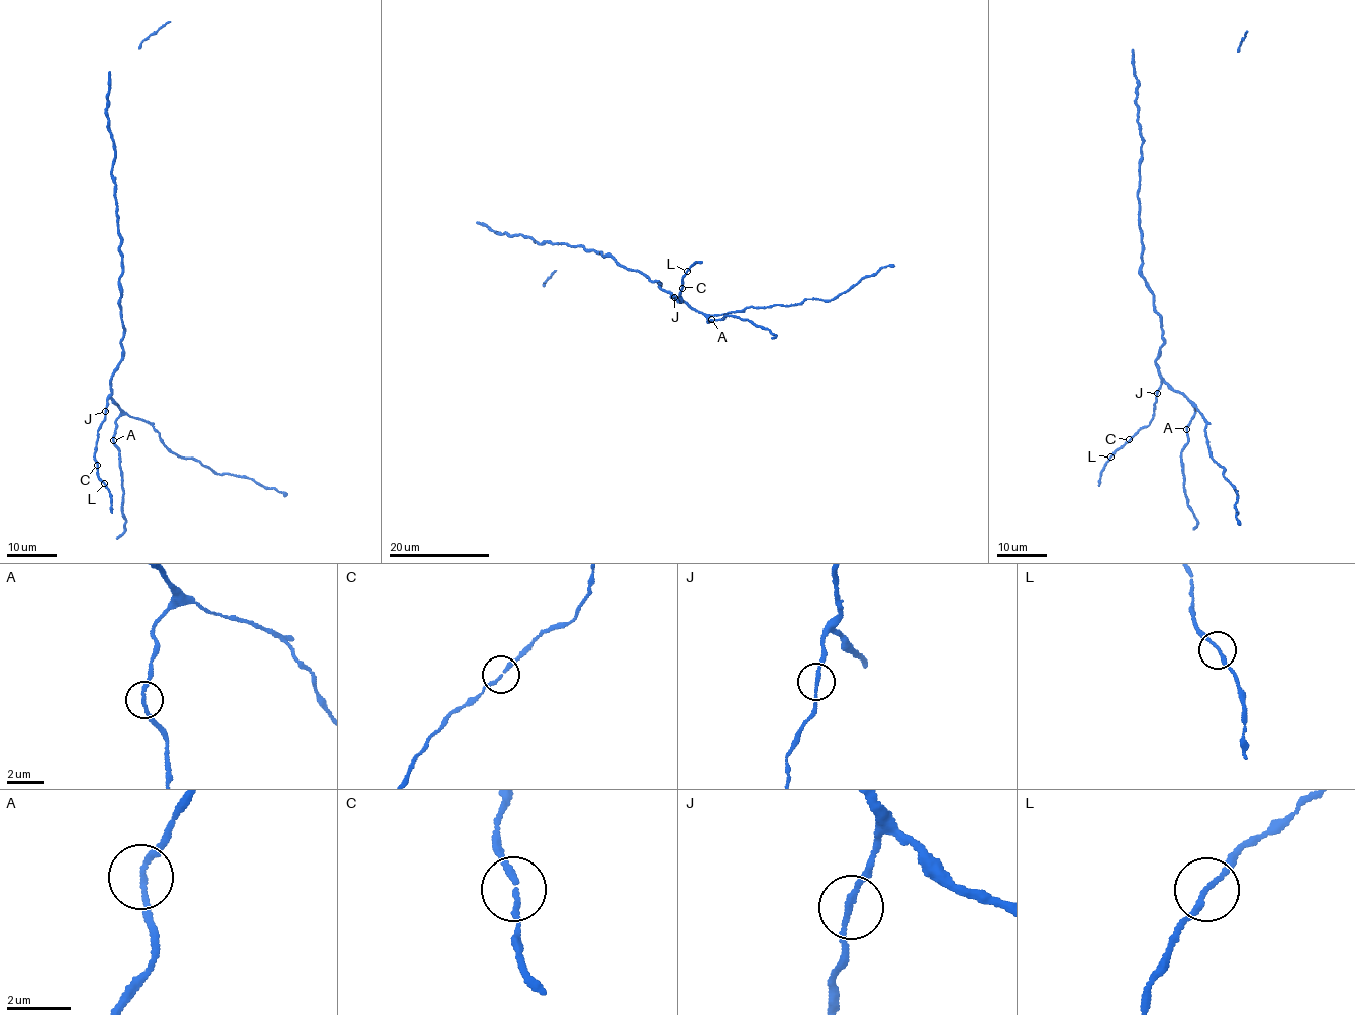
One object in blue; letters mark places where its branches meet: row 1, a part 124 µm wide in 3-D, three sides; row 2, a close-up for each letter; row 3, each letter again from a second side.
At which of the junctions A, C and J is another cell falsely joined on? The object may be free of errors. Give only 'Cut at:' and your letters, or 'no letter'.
Cut at: no letter

